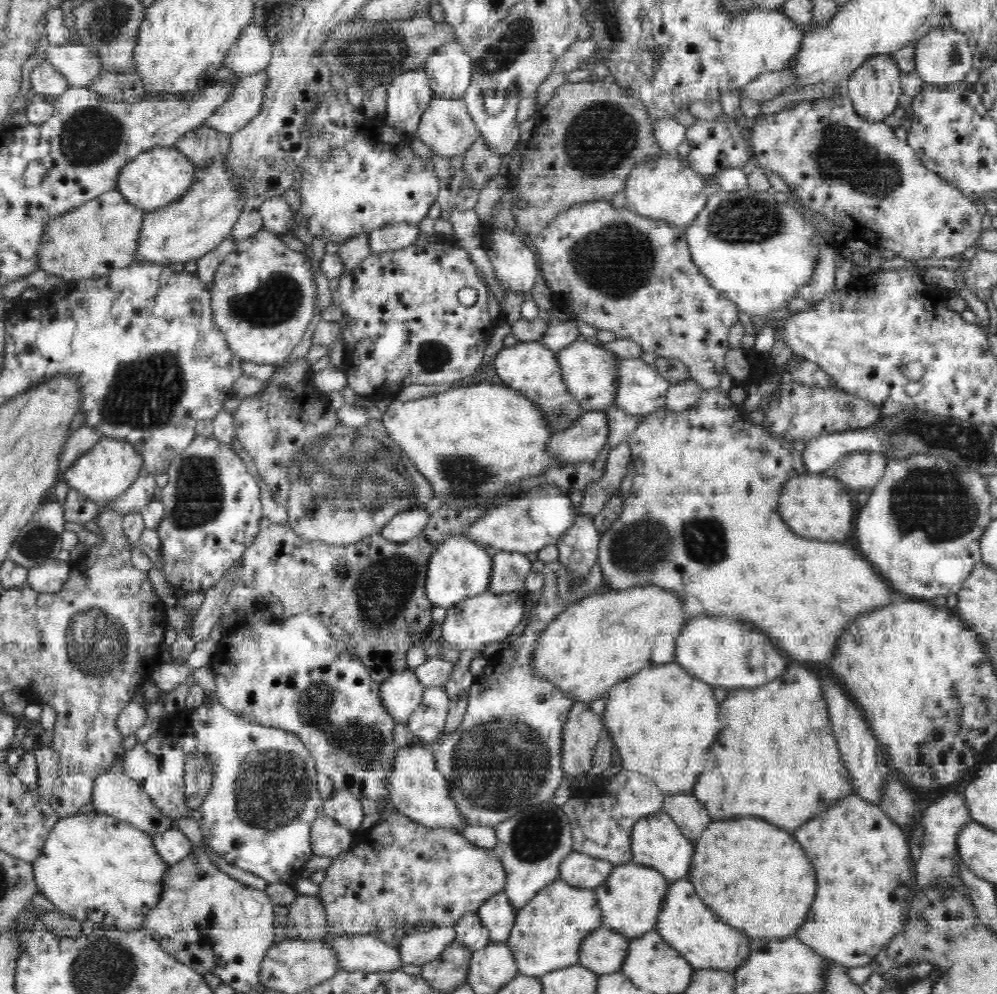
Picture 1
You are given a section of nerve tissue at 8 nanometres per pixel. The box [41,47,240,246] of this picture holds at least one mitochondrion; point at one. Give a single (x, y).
(89, 137)

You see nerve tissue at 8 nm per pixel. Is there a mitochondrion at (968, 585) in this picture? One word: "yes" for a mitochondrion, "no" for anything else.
no

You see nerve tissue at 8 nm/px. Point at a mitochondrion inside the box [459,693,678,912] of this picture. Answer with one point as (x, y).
(536, 836)

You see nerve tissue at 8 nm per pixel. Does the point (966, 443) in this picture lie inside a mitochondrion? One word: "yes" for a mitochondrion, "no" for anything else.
yes

